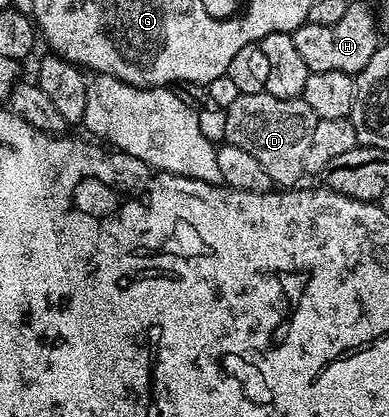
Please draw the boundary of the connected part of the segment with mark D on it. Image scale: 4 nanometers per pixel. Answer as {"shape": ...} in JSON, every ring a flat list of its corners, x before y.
{"shape":[[268,93,239,94,226,111,224,139,229,145,244,148,268,172,271,183,282,188,294,188,304,178,304,156,312,145,312,135,316,132,317,116,308,108,301,97,277,99]]}

